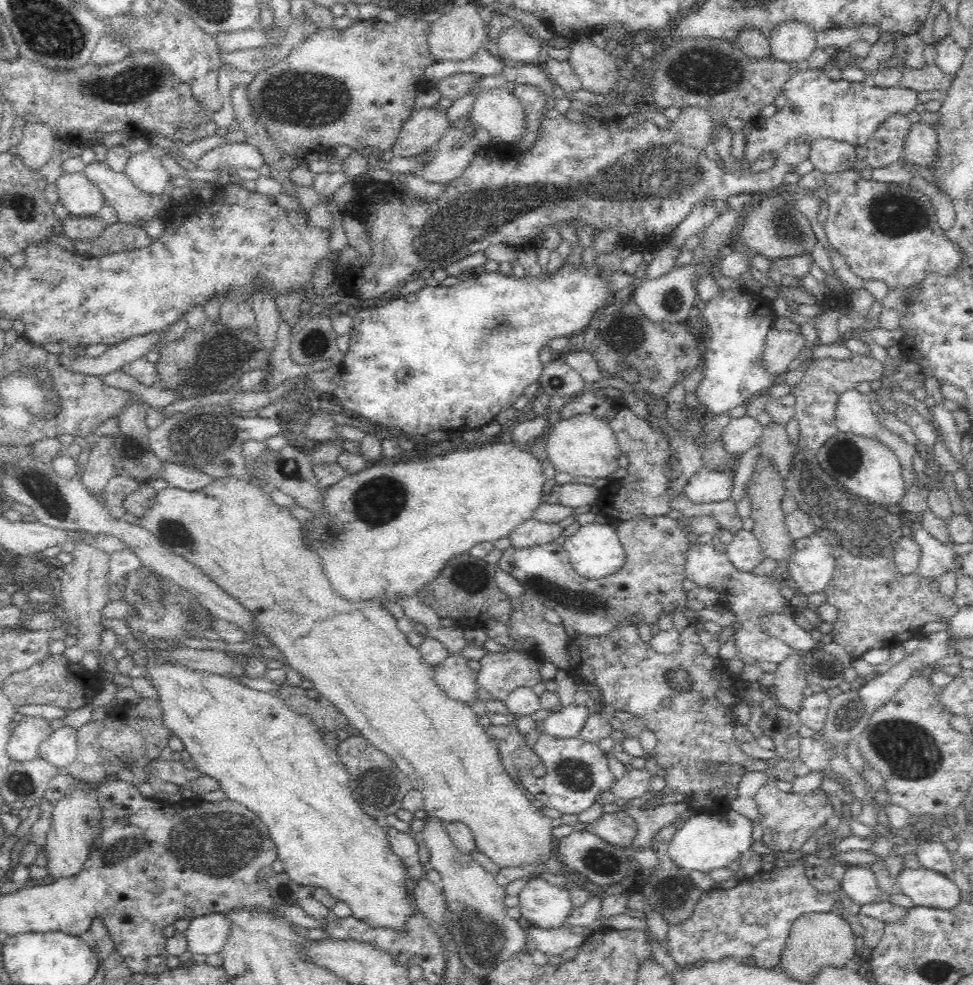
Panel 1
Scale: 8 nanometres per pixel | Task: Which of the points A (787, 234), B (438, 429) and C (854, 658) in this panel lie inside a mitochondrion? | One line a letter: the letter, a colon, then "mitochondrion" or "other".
A: mitochondrion
B: other
C: other

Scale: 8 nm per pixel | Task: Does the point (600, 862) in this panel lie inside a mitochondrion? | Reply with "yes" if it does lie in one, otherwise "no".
yes

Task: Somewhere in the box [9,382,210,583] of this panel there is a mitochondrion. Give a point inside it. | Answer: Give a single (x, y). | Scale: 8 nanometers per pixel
(36, 477)

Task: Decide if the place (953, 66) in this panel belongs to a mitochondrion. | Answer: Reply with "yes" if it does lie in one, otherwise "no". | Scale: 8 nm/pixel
no

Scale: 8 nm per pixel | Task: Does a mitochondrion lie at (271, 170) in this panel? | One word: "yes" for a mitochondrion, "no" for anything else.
no

